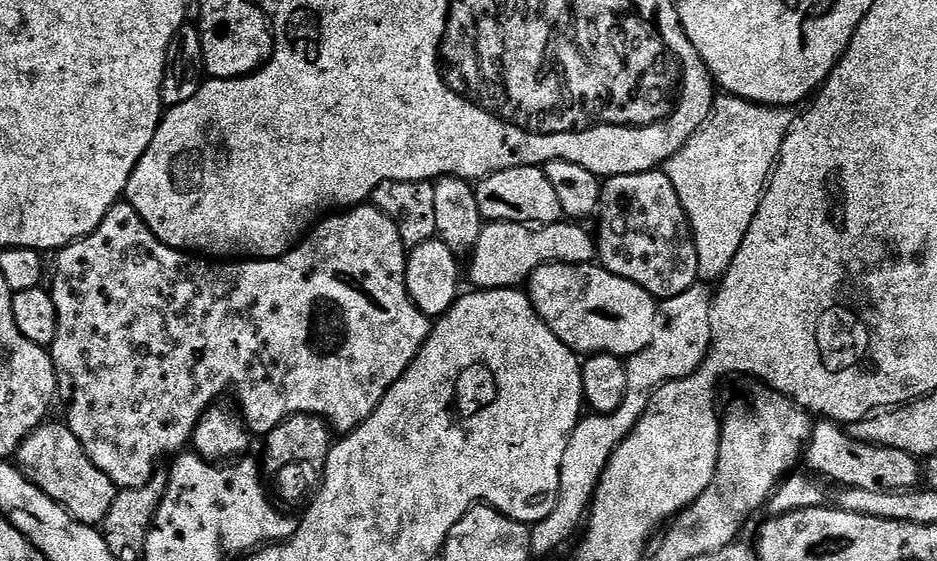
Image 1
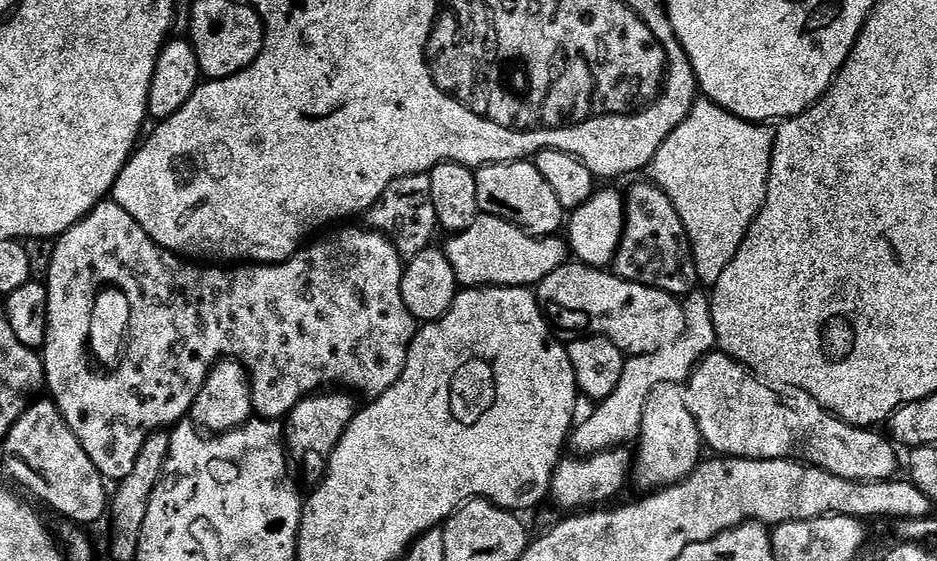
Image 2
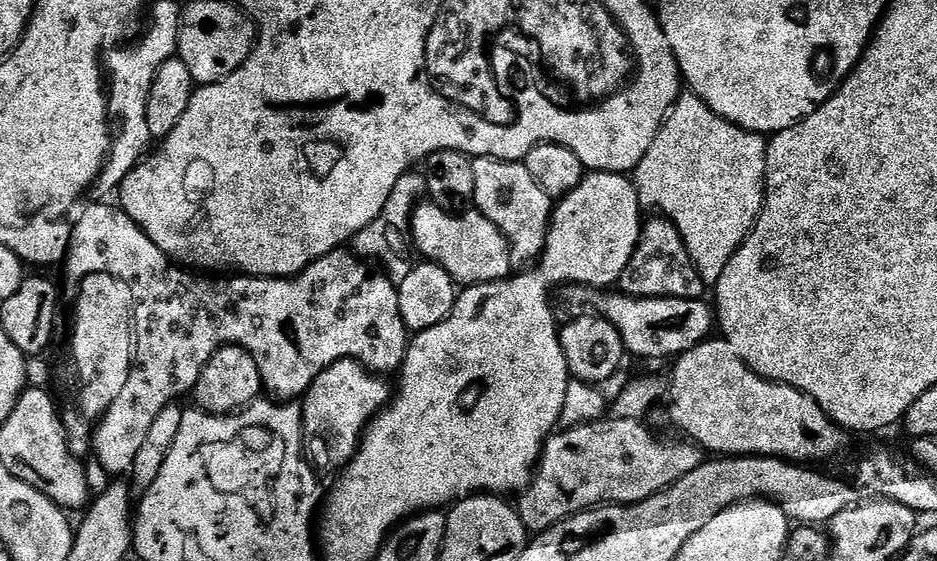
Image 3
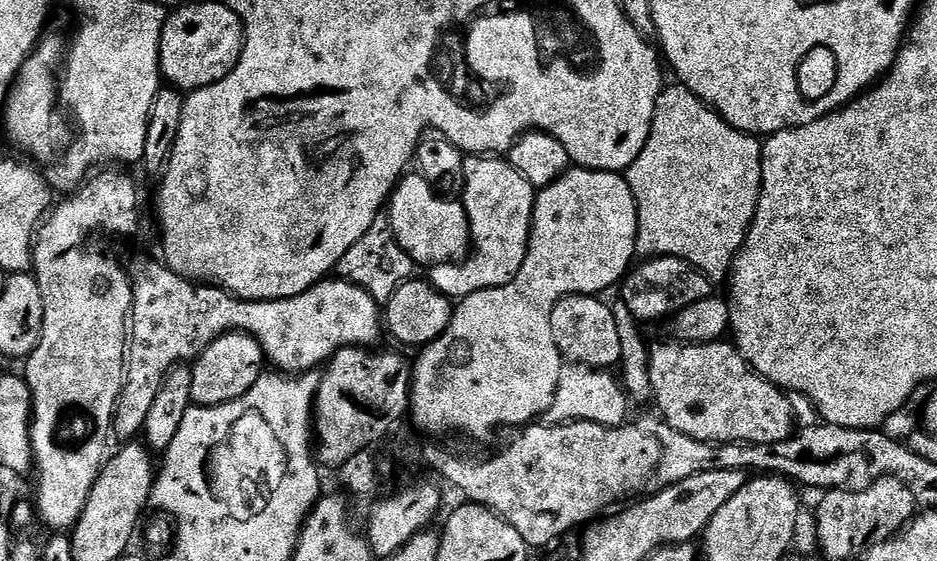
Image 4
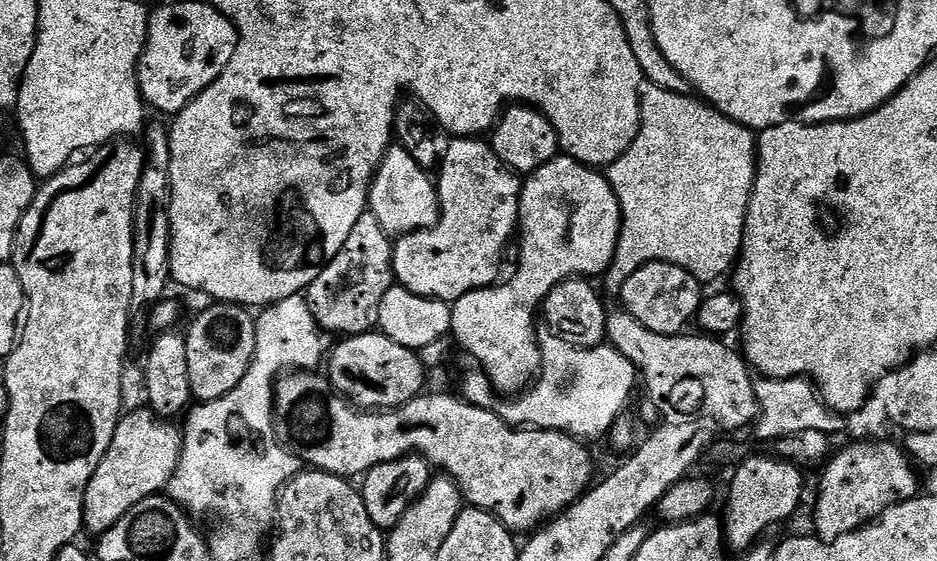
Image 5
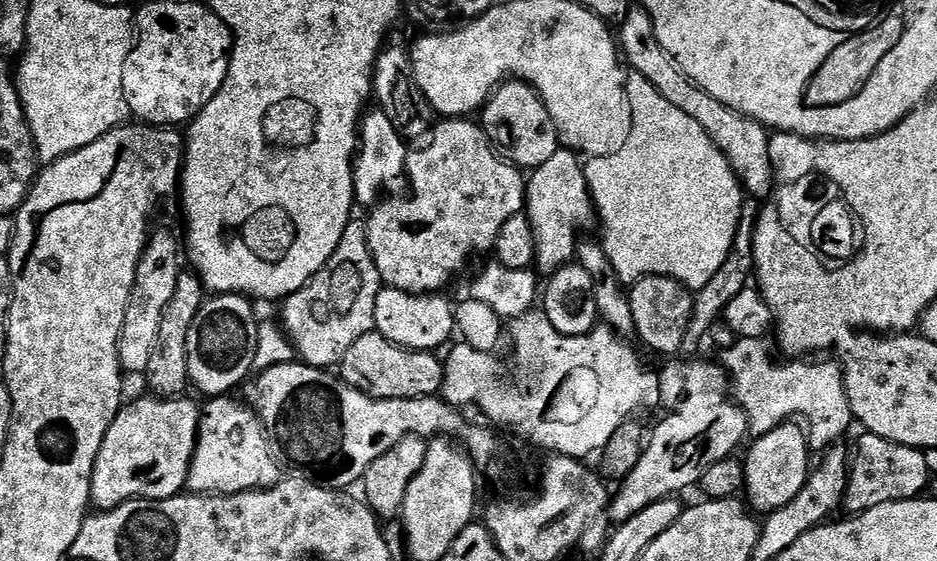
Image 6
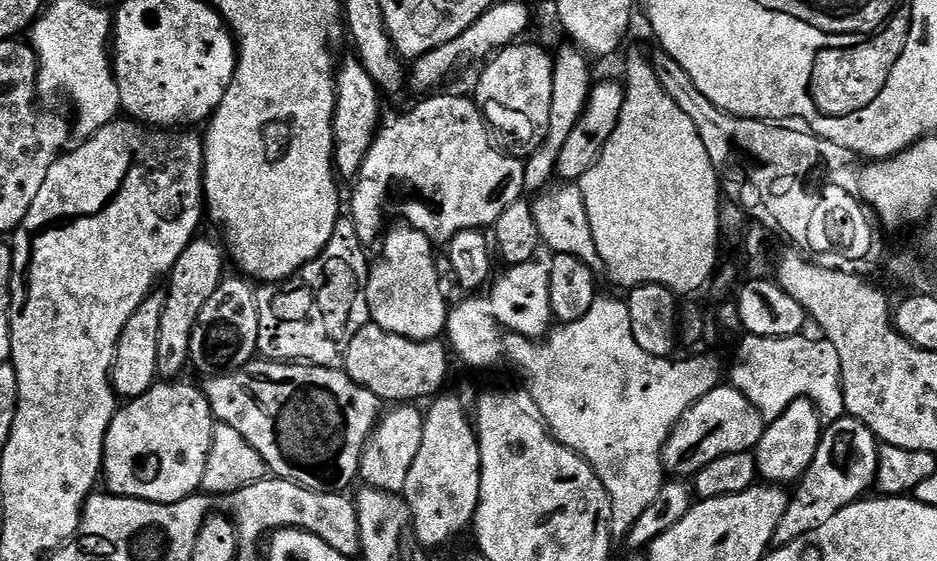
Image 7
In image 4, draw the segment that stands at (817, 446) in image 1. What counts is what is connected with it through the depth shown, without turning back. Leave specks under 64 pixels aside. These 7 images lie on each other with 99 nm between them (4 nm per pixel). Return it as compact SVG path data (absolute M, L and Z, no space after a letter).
M725 342L667 343L651 349L649 366L654 404L660 407L659 415L671 428L695 440L707 440L709 444L715 445L730 442L739 444L780 442L793 435L794 415L791 399L781 389L775 388L769 380L763 380L748 365L745 353L739 347L731 343L724 344Z

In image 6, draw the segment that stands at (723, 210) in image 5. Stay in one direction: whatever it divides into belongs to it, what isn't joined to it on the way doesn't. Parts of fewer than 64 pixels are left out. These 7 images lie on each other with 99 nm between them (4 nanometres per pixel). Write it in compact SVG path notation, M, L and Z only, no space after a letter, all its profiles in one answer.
M632 72L628 77L628 101L632 111L632 125L630 134L626 138L626 146L609 156L593 156L584 164L584 173L588 182L588 190L592 194L595 215L604 223L604 237L602 243L606 250L606 258L614 265L614 274L621 285L631 286L638 283L647 276L669 276L678 282L682 282L693 293L698 293L710 278L721 269L726 256L730 254L734 246L735 235L738 234L739 218L746 199L746 192L741 185L739 177L736 176L731 162L727 160L726 154L711 140L710 134L683 110L673 103L668 102L658 90L638 72Z

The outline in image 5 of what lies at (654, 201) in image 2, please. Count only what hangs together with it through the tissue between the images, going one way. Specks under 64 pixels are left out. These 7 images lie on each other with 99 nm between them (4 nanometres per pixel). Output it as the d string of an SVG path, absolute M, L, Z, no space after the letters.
M650 262L643 264L622 286L618 297L623 311L629 312L646 330L654 334L678 336L685 331L688 323L693 323L702 303L700 296L702 282L690 274L690 270L682 270L682 266L674 266L670 262Z

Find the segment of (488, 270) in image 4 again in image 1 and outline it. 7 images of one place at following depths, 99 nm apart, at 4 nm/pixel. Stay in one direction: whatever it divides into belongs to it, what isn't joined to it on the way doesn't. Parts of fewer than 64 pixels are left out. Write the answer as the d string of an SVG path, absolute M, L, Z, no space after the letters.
M543 167L511 168L495 172L475 185L478 198L478 210L485 221L514 222L515 224L556 224L564 216L562 202L558 202L558 194L554 186L550 186L550 178L546 178Z

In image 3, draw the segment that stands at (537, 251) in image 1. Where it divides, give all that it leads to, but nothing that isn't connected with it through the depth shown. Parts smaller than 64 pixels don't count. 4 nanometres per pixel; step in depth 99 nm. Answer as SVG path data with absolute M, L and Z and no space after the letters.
M420 202L412 212L411 243L425 261L442 266L457 285L493 284L513 275L514 261L508 239L478 211L464 210L457 214L431 202Z

